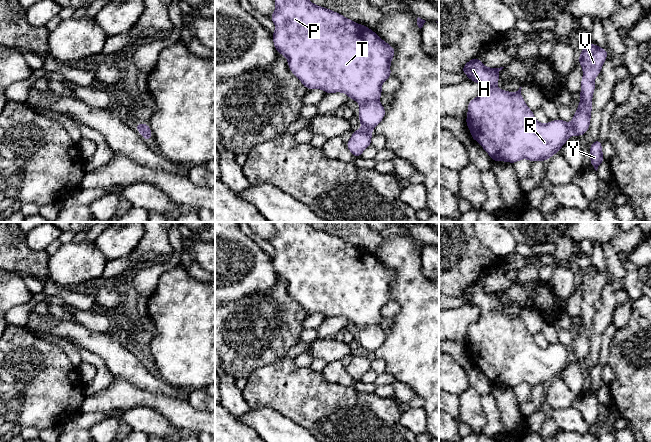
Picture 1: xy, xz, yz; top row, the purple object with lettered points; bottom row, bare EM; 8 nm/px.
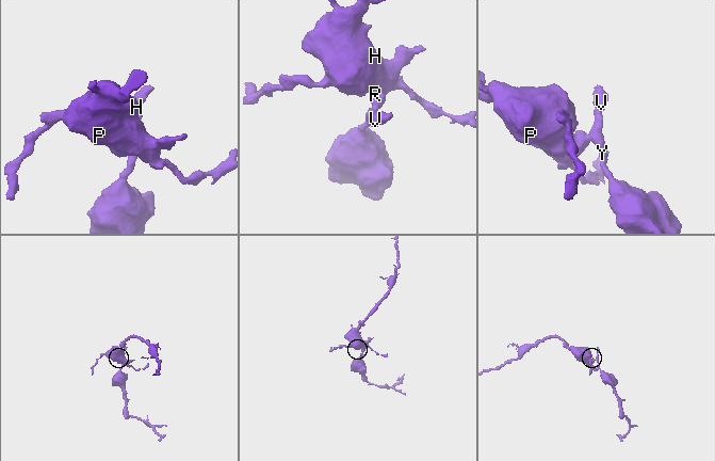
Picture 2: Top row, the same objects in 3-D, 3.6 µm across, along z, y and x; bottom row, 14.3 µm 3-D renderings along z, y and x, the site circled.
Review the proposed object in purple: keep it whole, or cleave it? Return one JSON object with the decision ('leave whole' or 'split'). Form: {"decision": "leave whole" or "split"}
{"decision": "split"}

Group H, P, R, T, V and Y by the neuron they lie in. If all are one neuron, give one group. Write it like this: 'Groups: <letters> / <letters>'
Groups: H P R T / V Y

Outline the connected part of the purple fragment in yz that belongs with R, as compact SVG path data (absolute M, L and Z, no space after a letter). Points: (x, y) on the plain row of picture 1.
M477 281L468 285L461 296L471 305L478 306L481 315L477 322L468 326L466 348L471 355L471 362L476 364L488 377L493 385L516 387L521 383L531 386L547 385L572 359L570 348L558 342L547 348L539 347L532 334L526 329L521 312L517 316L507 316L499 313L495 308L499 305L500 292L487 292Z

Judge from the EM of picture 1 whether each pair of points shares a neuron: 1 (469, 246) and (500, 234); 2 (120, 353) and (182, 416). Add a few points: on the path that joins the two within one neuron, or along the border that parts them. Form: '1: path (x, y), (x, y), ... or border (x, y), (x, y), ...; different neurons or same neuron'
1: border (474, 232), (475, 236), (499, 257); different neurons
2: border (138, 388), (184, 400); different neurons

